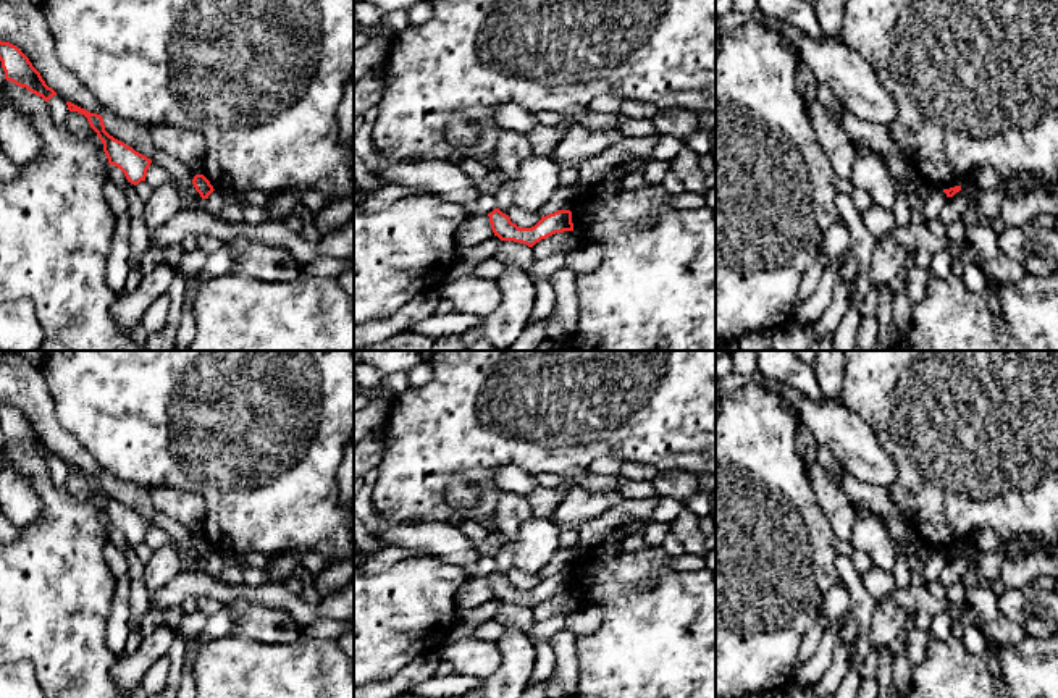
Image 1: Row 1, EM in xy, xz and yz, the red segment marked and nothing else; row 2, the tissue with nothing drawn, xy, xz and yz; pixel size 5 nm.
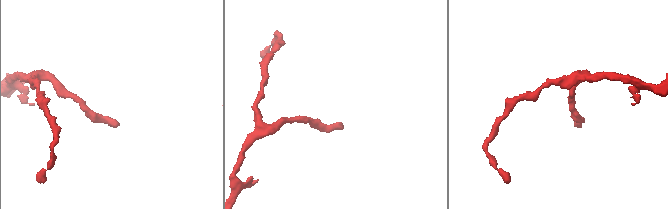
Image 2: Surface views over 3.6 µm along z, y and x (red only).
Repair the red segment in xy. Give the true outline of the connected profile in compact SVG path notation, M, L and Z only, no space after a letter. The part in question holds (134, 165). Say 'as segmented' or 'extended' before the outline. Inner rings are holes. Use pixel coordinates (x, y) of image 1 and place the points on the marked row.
as segmented | M66 102L66 105L69 111L78 111L87 118L90 128L97 132L99 139L103 144L103 152L110 165L118 166L124 173L126 179L134 186L139 184L141 181L145 181L147 170L152 163L150 158L110 136L105 131L102 115L90 113L71 102Z

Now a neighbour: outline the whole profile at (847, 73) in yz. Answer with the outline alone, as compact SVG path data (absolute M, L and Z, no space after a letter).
M767 16L761 26L788 40L817 82L825 84L863 121L890 126L896 118L896 103L879 84L867 60L837 37L812 40L800 29Z

